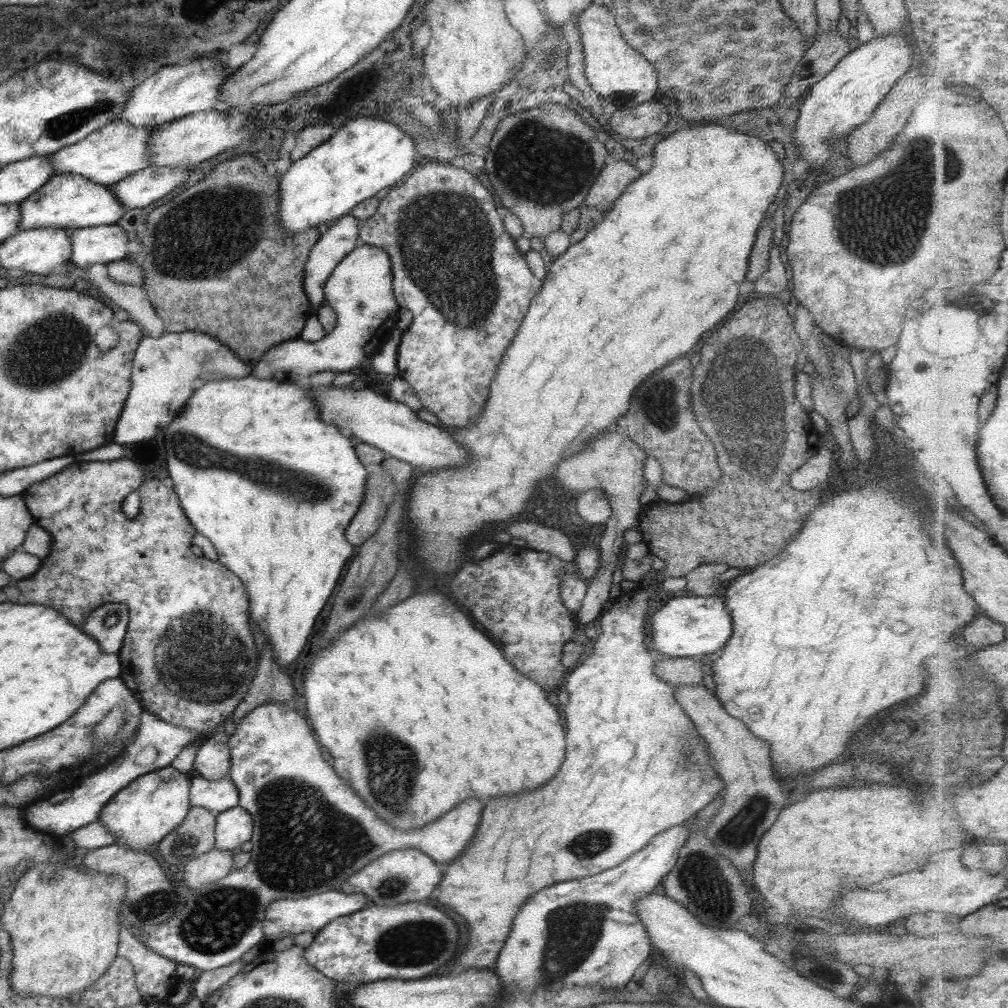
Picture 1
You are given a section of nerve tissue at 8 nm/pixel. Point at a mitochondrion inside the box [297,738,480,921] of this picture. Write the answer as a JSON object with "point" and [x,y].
{"point":[392,885]}

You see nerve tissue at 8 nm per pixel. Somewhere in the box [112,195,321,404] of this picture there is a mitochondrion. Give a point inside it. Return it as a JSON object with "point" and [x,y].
{"point":[174,270]}

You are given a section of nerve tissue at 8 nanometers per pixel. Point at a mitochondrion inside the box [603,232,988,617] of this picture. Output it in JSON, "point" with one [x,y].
{"point":[753,423]}

